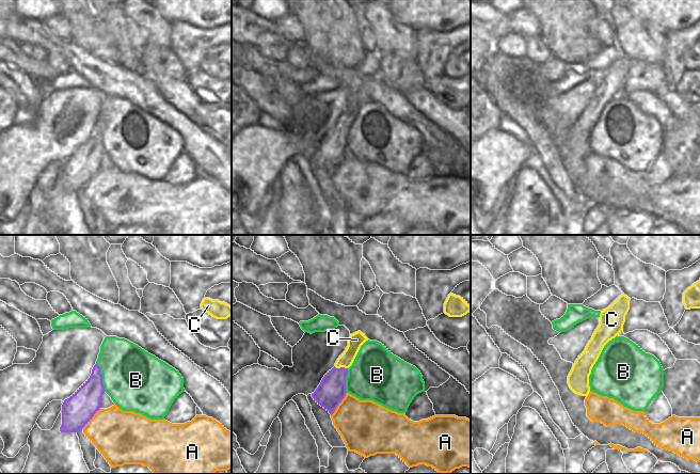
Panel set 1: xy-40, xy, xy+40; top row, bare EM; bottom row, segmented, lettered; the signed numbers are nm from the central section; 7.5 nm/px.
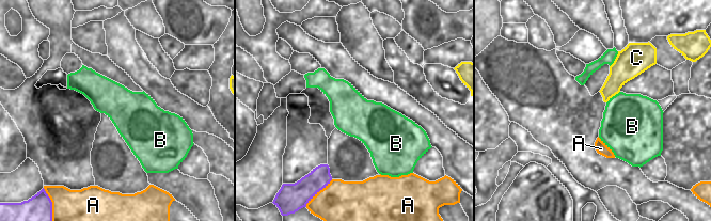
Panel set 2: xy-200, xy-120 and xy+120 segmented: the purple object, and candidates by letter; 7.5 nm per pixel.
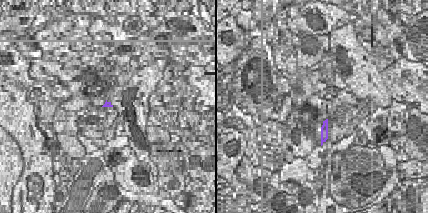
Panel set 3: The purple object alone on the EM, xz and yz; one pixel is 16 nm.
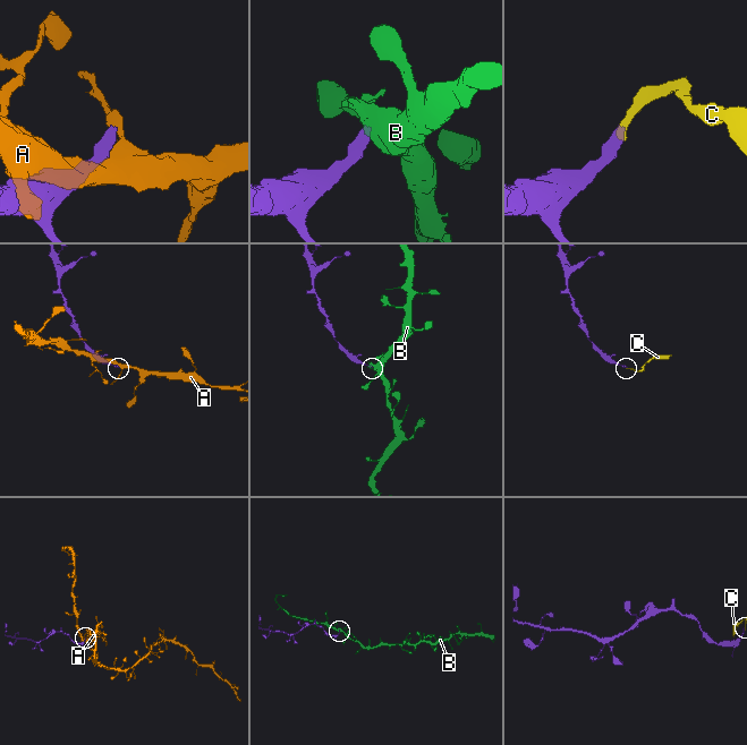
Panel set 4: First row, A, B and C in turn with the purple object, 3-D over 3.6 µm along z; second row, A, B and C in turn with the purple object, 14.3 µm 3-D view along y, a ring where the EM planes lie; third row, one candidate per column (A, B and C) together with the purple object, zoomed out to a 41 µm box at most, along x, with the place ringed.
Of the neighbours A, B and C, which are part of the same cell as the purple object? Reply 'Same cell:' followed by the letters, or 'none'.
Same cell: C

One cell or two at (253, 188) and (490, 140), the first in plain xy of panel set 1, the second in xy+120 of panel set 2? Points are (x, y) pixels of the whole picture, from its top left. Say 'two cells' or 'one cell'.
two cells

